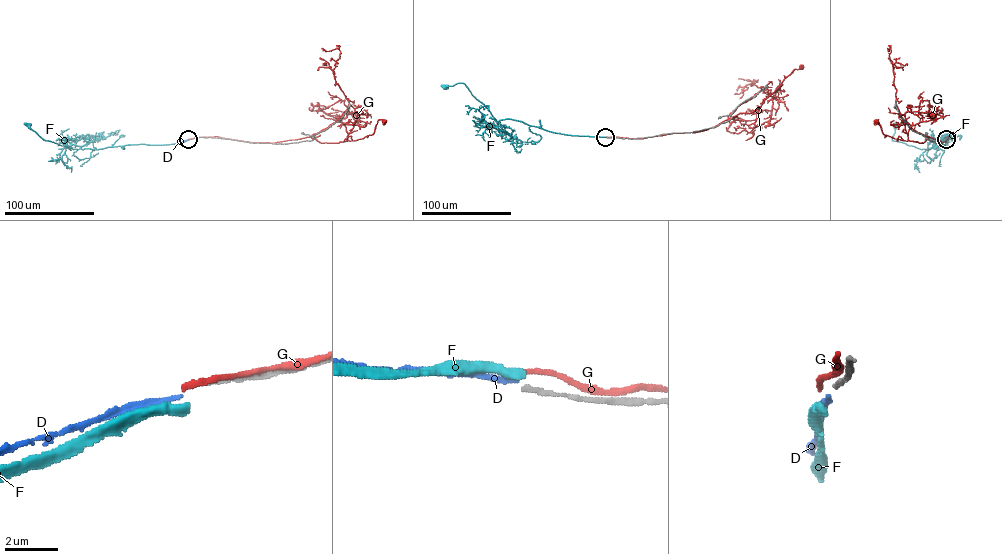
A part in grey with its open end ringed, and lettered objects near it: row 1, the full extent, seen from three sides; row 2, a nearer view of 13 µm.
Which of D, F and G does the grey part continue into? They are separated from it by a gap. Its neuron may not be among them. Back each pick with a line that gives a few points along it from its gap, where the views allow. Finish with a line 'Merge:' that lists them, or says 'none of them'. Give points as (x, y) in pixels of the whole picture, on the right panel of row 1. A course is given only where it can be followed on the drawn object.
Merge: none of them

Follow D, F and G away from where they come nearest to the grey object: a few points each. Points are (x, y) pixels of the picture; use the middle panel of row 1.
D: (605, 137), (589, 136)
F: (605, 137), (567, 135), (510, 119), (497, 121), (464, 83), (446, 88)
G: (605, 137), (637, 139), (712, 128), (738, 114), (756, 110), (795, 69), (801, 68)

